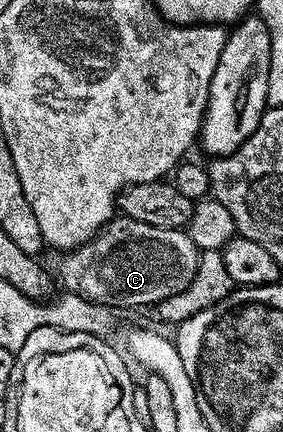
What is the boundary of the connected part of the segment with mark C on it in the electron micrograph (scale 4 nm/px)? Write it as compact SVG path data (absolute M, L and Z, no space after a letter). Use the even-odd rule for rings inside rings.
M123 216L113 217L92 239L77 250L59 255L55 277L69 294L80 294L103 306L155 307L156 303L182 292L198 272L201 251L183 229L154 228Z

